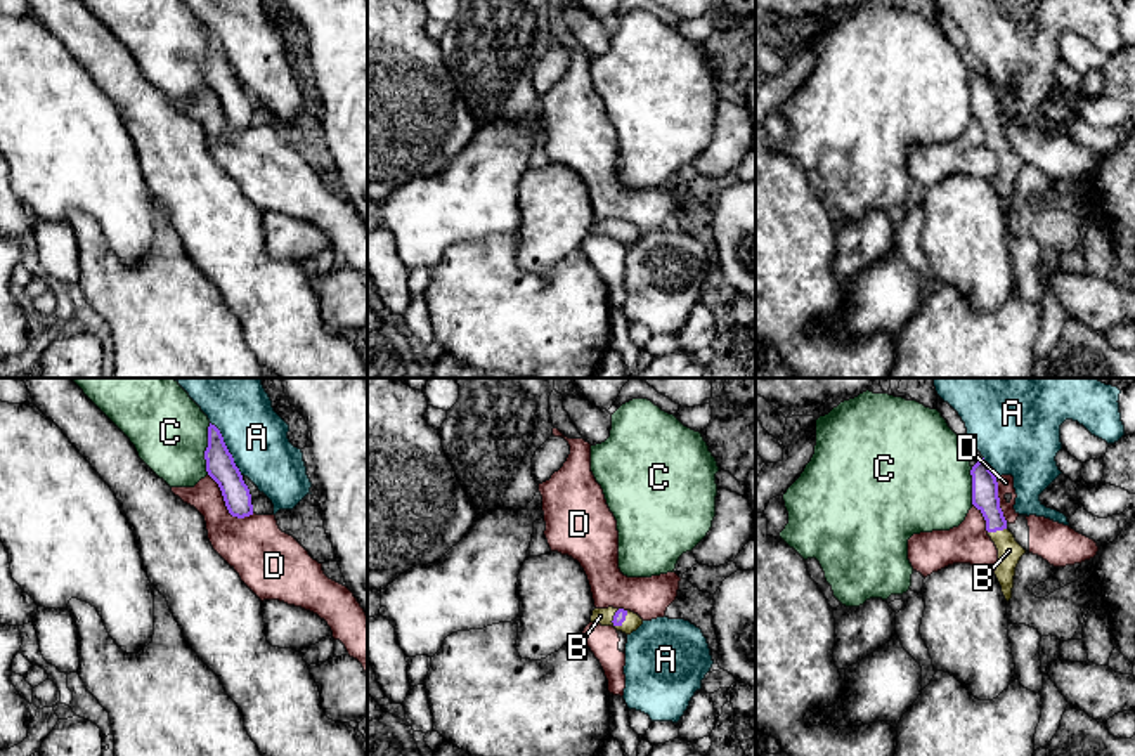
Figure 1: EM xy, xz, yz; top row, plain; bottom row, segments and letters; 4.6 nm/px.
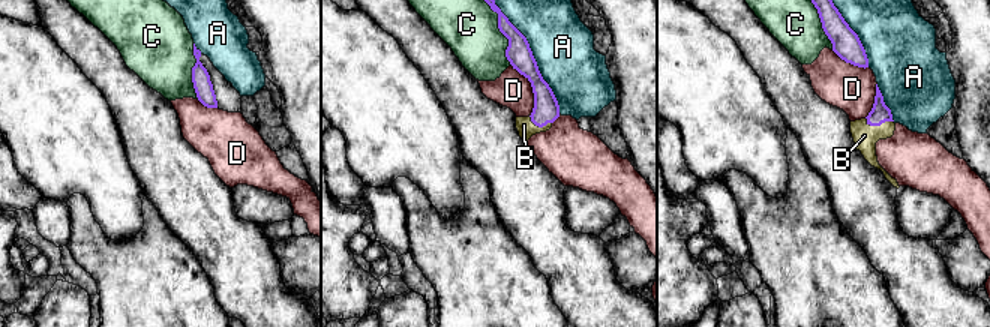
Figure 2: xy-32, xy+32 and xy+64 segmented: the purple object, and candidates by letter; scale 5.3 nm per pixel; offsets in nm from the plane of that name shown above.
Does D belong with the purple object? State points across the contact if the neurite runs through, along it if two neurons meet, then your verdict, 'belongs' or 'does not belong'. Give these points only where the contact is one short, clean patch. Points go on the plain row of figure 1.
does not belong

